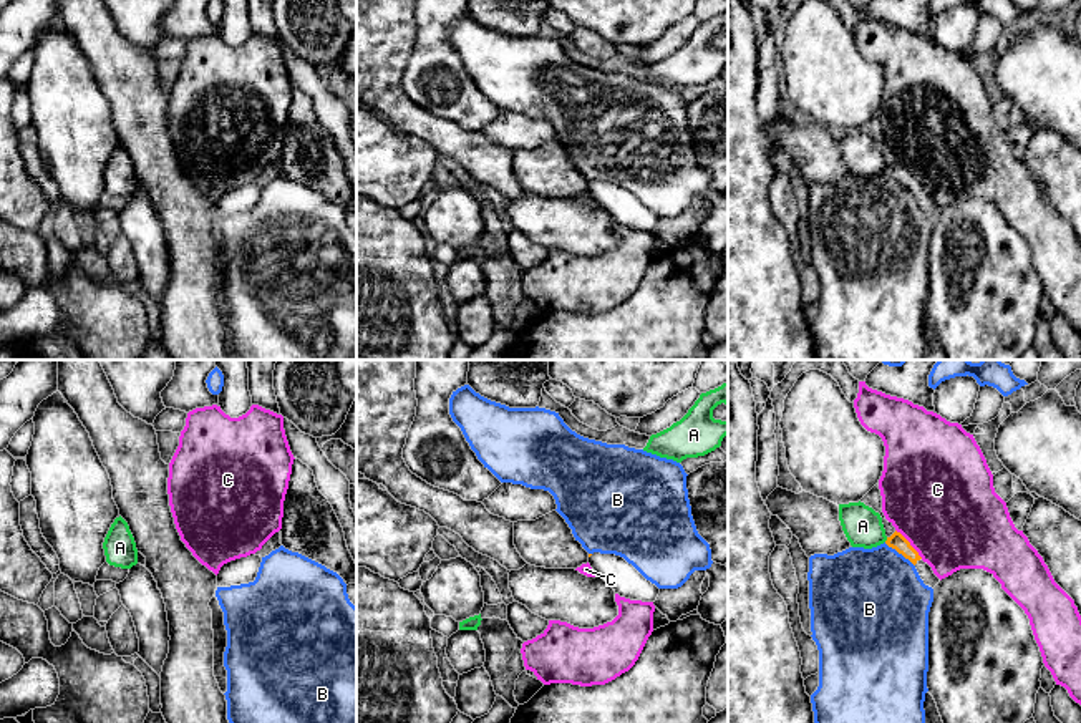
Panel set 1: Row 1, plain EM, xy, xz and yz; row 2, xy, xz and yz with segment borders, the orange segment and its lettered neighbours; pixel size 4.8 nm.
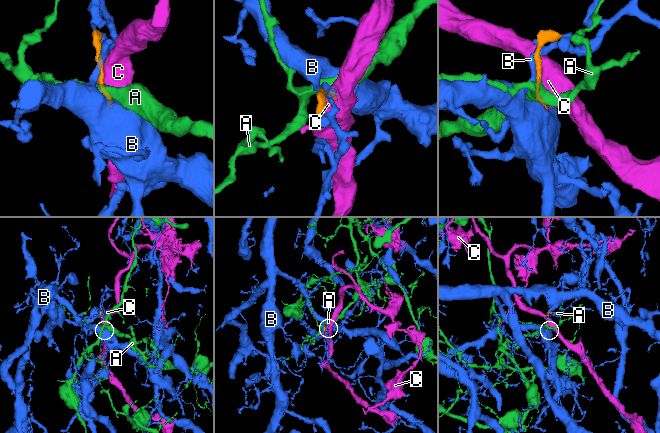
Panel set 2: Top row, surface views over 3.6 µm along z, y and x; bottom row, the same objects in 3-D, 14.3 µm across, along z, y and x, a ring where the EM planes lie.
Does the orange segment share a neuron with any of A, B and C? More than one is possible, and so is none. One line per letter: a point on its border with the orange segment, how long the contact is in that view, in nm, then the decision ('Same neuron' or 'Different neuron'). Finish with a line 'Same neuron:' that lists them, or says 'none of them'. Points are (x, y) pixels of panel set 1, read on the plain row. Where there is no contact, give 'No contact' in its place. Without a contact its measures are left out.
A: Touches orange at yz (887, 168). Shared border 30 nm. Different neuron
B: Touches orange at yz (899, 181). Shared border 190 nm. Different neuron
C: Touches orange at yz (909, 173). Shared border 190 nm. Different neuron
Same neuron: none of them

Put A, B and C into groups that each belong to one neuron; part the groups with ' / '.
A / B / C

